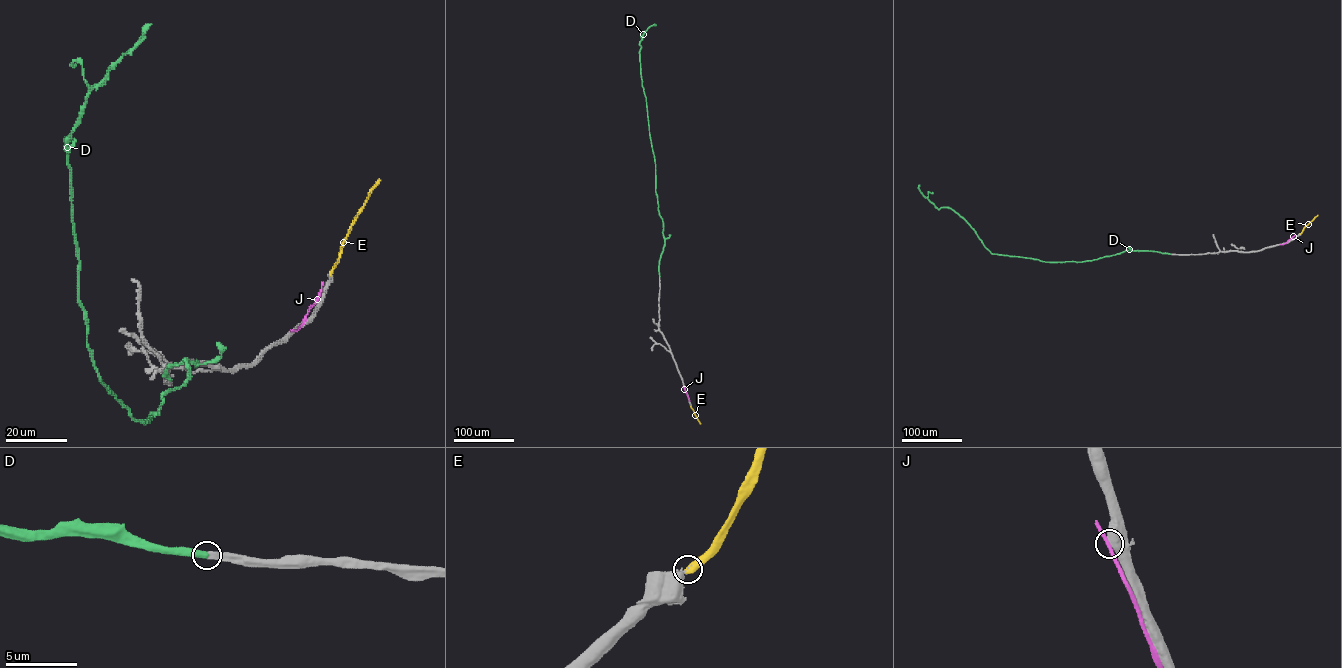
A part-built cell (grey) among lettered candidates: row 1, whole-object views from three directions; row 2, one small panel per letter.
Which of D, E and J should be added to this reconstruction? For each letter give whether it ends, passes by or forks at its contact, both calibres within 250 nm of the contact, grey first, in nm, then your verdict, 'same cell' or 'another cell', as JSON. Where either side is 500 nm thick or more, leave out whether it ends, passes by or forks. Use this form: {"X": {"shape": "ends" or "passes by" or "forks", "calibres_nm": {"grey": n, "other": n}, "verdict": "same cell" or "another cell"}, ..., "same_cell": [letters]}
{"D": {"calibres_nm": {"grey": 460, "other": 500}, "verdict": "same cell"}, "E": {"calibres_nm": {"grey": 400, "other": 550}, "verdict": "another cell"}, "J": {"calibres_nm": {"grey": 850, "other": 240}, "verdict": "another cell"}, "same_cell": ["D"]}

